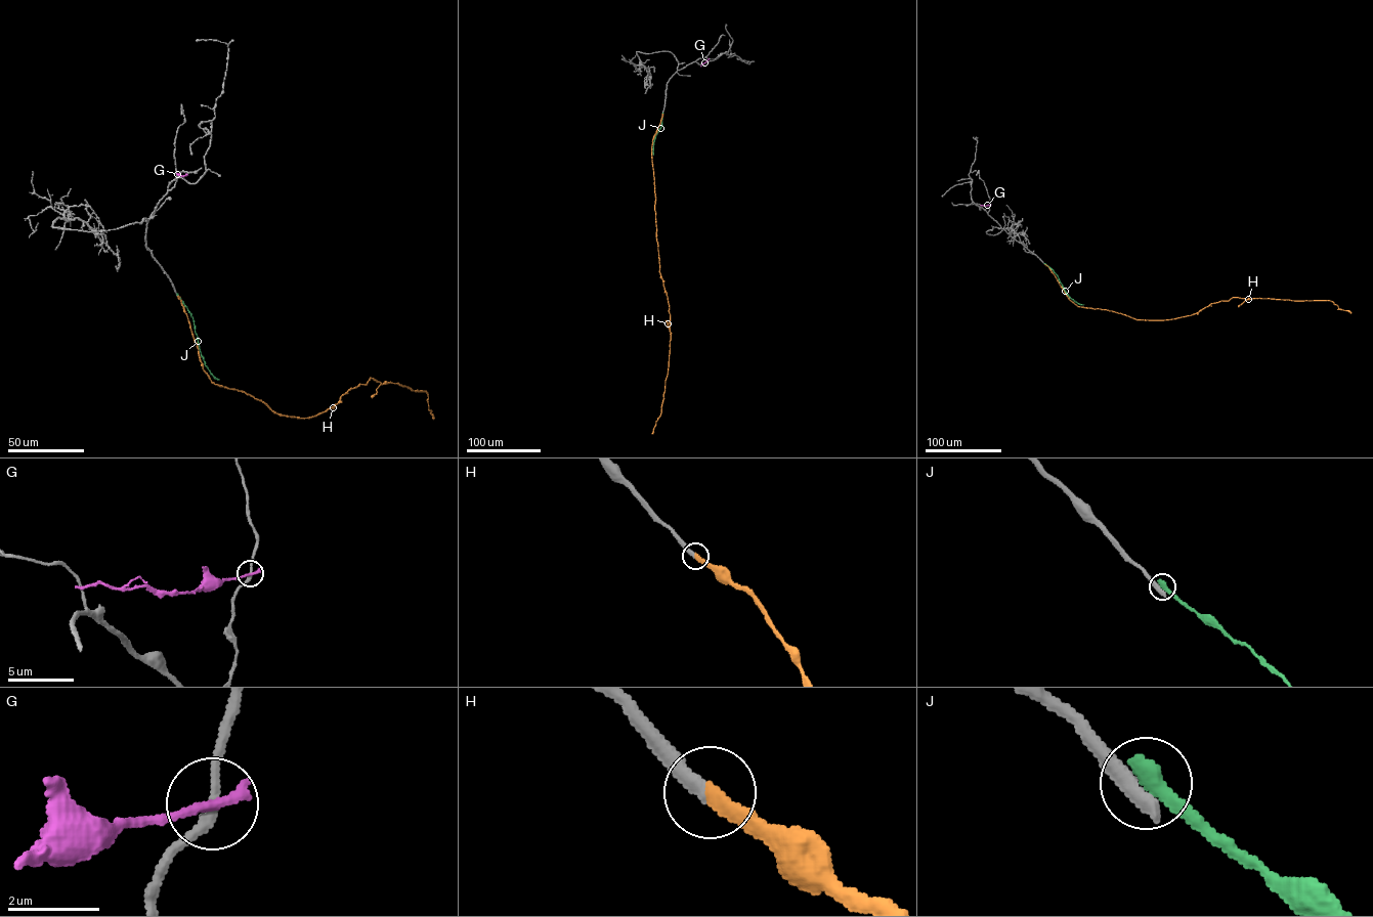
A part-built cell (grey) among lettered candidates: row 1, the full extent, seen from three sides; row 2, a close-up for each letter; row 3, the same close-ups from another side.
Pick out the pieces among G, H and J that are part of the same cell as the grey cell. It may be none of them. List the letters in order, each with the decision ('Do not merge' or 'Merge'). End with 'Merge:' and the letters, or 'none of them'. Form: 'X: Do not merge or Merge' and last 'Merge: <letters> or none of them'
G: Do not merge
H: Merge
J: Do not merge
Merge: H

